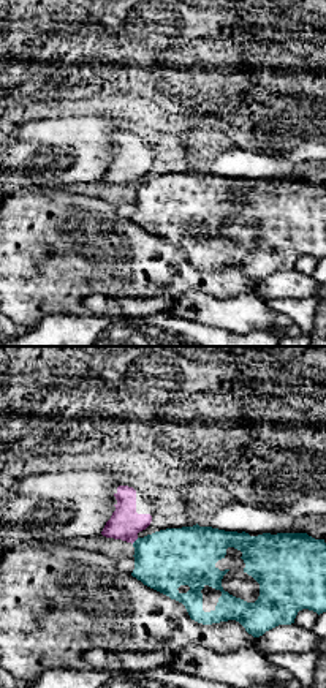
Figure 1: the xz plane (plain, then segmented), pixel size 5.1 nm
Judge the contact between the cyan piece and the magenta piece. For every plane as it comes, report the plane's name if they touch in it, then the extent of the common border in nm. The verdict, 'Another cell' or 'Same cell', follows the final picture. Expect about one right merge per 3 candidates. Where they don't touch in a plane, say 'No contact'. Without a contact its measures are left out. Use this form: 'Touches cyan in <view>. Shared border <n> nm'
Touches cyan in xz. Shared border 50 nm

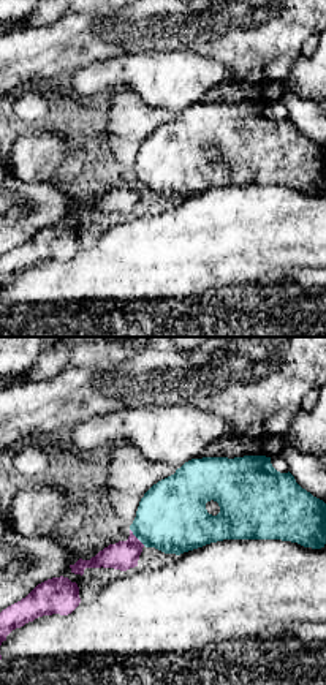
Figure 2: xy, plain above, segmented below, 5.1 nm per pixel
Touches cyan in xy. Shared border 120 nm

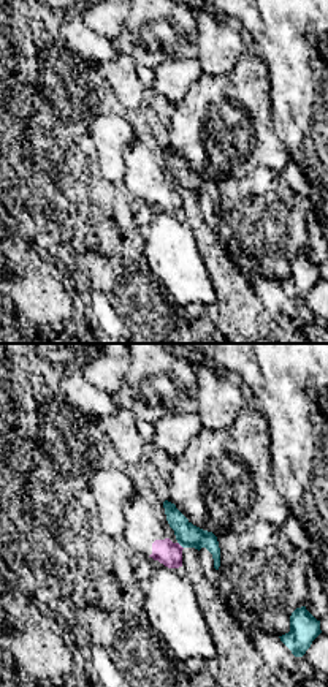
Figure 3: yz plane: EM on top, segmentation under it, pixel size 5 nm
Touches cyan in yz. Shared border 50 nm

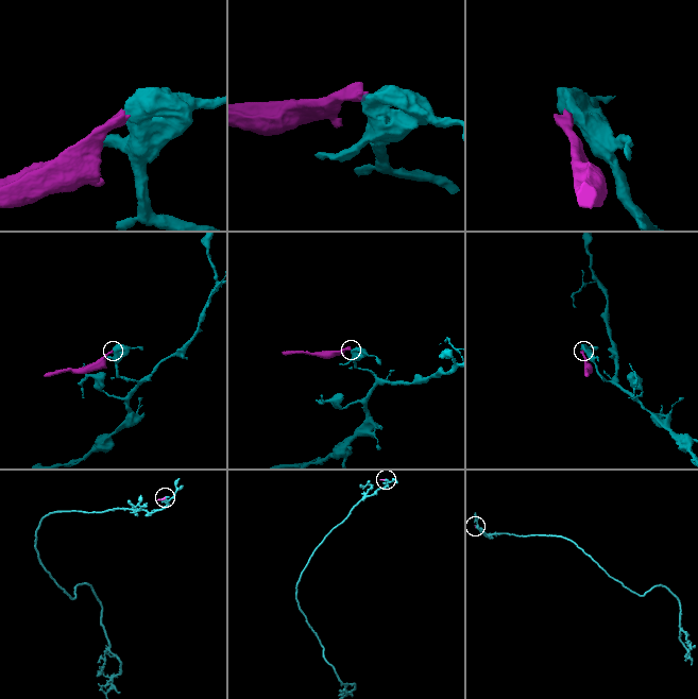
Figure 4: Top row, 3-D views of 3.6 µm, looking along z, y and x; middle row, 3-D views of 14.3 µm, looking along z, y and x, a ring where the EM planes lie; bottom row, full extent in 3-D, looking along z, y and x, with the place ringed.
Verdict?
Another cell

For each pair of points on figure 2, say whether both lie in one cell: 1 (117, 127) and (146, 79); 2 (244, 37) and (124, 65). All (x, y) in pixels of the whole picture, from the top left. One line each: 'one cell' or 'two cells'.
1: two cells
2: two cells

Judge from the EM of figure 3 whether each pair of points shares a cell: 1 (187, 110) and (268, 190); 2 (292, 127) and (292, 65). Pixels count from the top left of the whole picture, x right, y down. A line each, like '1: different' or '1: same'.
1: different
2: same

